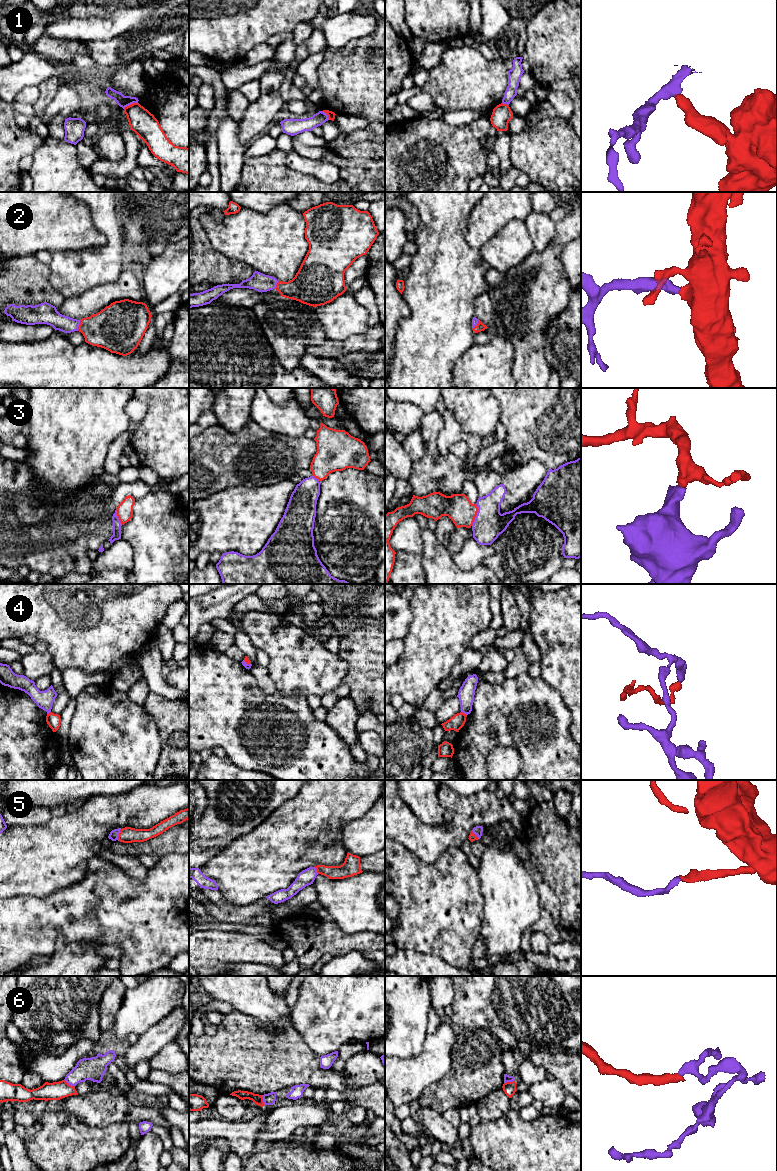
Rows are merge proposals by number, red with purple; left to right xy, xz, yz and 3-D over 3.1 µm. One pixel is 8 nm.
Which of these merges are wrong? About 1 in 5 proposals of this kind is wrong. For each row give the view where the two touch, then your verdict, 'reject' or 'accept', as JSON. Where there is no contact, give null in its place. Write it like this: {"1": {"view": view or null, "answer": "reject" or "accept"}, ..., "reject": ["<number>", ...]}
{"1": {"view": "xy", "answer": "reject"}, "2": {"view": "xy", "answer": "accept"}, "3": {"view": "yz", "answer": "accept"}, "4": {"view": "yz", "answer": "reject"}, "5": {"view": "xy", "answer": "accept"}, "6": {"view": "xy", "answer": "reject"}, "reject": ["1", "4", "6"]}

